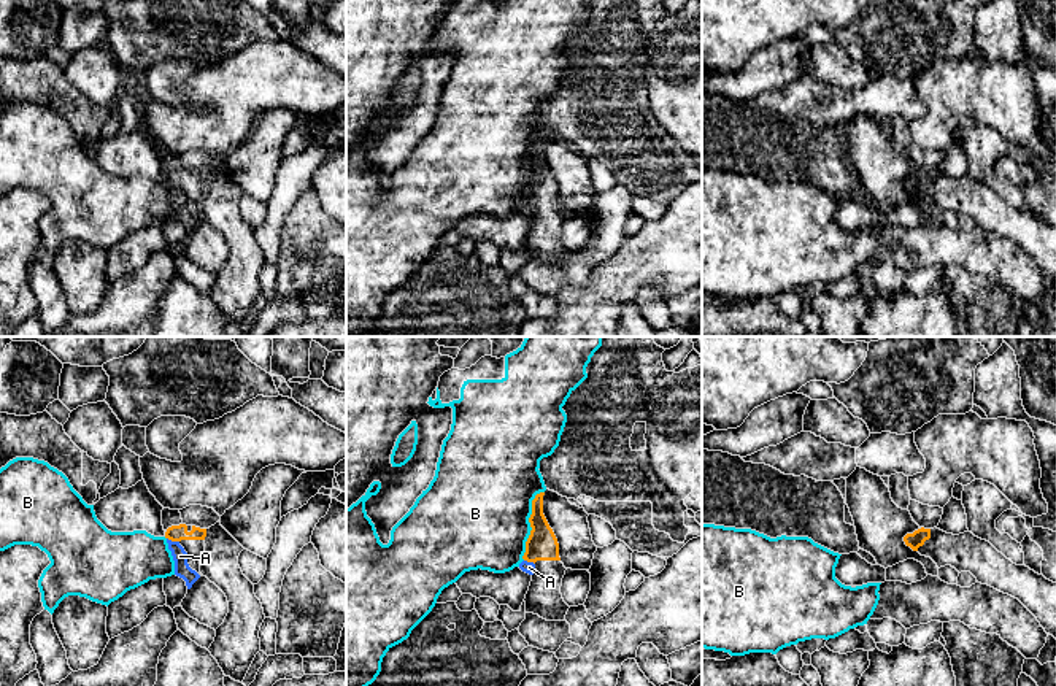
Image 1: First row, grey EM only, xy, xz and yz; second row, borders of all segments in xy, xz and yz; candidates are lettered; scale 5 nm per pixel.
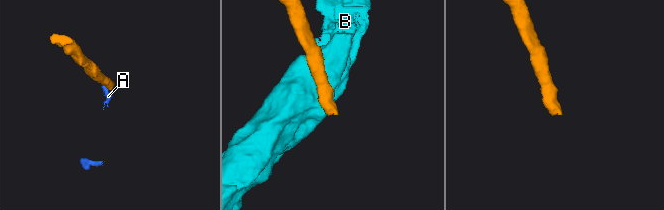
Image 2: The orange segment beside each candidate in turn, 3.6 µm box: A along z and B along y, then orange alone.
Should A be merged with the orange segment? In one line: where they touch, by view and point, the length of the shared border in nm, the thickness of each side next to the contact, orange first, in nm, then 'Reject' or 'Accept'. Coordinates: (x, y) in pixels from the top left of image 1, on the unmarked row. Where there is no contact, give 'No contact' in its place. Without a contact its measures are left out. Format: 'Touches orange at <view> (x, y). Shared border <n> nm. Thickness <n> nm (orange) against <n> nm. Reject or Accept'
Touches orange at xy (173, 184). Shared border 70 nm. Thickness 80 nm (orange) against 80 nm. Reject

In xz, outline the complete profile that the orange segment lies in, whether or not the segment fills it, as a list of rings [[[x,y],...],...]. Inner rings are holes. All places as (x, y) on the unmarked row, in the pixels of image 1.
[[[543,140],[532,145],[530,179],[526,186],[524,205],[535,208],[535,216],[526,238],[526,257],[538,259],[546,265],[565,265],[568,249],[561,238],[565,211],[559,202],[559,187],[543,159]]]

